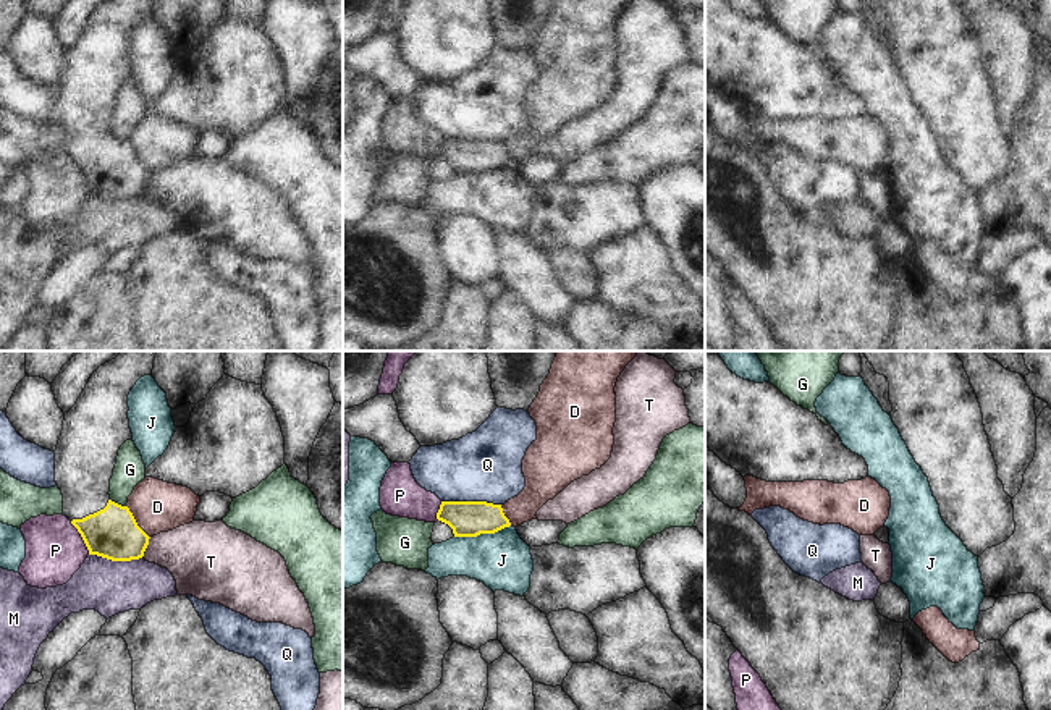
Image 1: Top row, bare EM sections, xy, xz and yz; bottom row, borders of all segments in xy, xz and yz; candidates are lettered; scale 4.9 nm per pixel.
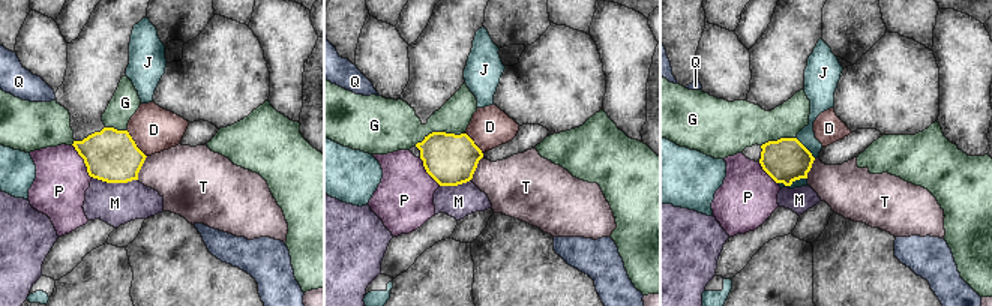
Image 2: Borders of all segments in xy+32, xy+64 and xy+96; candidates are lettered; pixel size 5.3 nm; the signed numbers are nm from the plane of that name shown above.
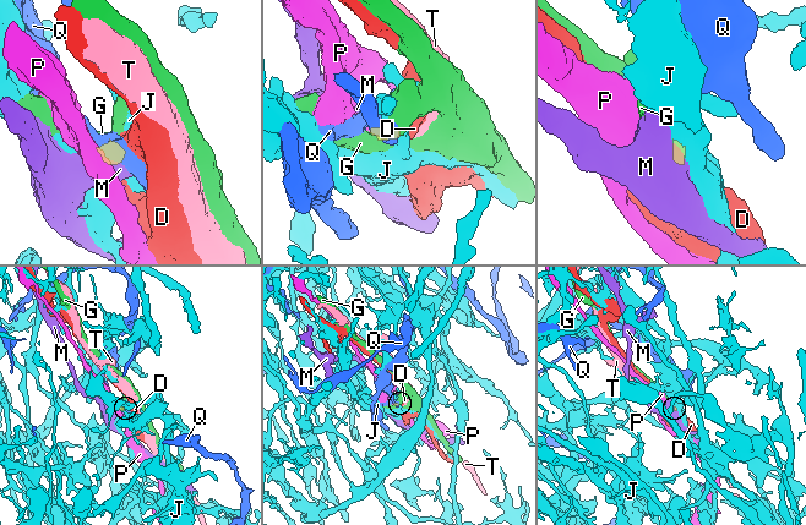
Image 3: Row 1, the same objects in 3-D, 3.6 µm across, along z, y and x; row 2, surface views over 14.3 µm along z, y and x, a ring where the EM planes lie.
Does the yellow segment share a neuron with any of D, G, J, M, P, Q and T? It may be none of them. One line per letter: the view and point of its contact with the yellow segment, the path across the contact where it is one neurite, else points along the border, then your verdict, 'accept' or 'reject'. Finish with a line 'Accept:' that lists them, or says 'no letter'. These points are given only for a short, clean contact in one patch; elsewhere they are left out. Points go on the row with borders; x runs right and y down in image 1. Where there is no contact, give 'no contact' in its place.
D: xy (135, 521) | along xy (126, 505), (136, 524), (149, 537) | reject
G: xy (117, 503) | along xy (110, 498), (125, 507) | reject
J: xz (482, 532) | along xz (510, 524), (493, 532), (455, 537) | reject
M: xy (115, 560) | along xy (89, 553), (112, 560), (141, 558) | reject
P: xy (81, 536) | along xy (70, 521), (89, 553) | reject
Q: xz (471, 502) | along xz (442, 500), (485, 500), (500, 505) | reject
T: xy (147, 544) | along xy (151, 537), (144, 550) | reject
Accept: no letter

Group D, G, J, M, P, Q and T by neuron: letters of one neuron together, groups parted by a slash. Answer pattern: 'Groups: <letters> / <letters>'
Groups: D / G / J / M / P / Q / T

